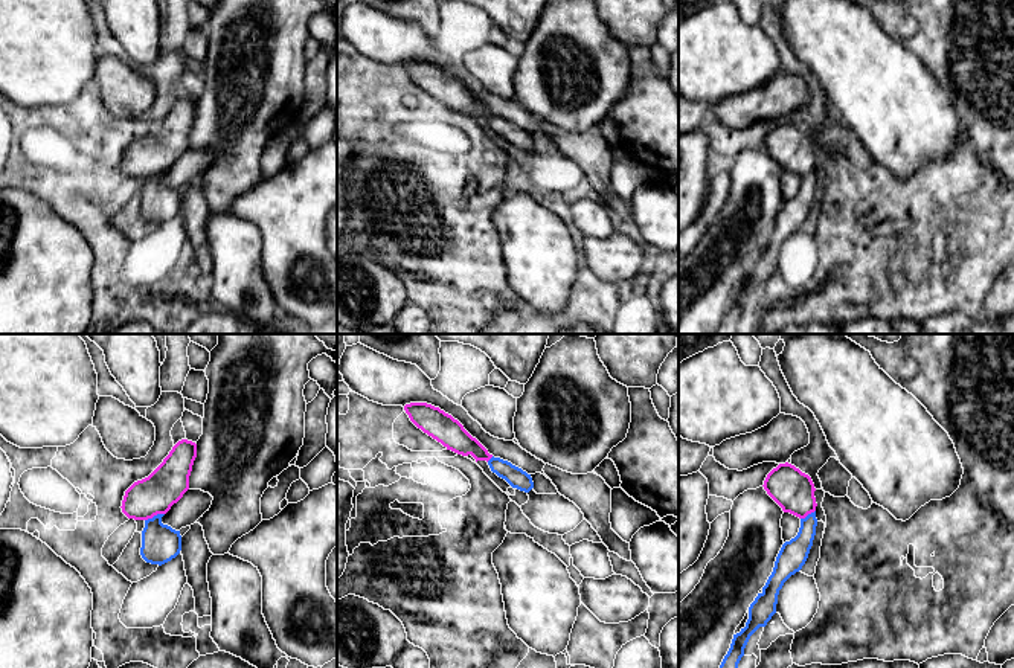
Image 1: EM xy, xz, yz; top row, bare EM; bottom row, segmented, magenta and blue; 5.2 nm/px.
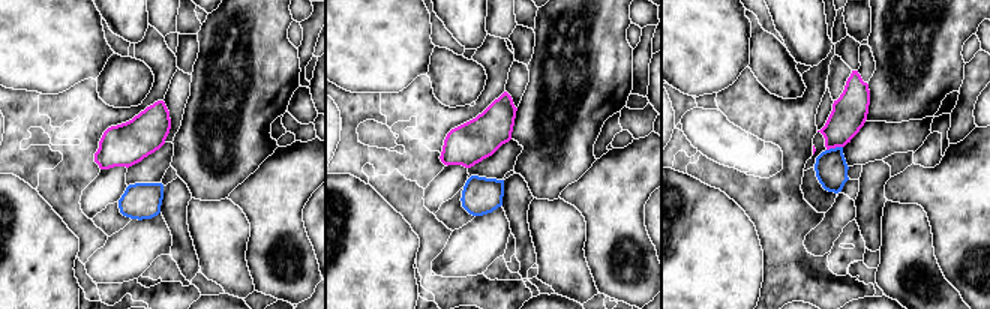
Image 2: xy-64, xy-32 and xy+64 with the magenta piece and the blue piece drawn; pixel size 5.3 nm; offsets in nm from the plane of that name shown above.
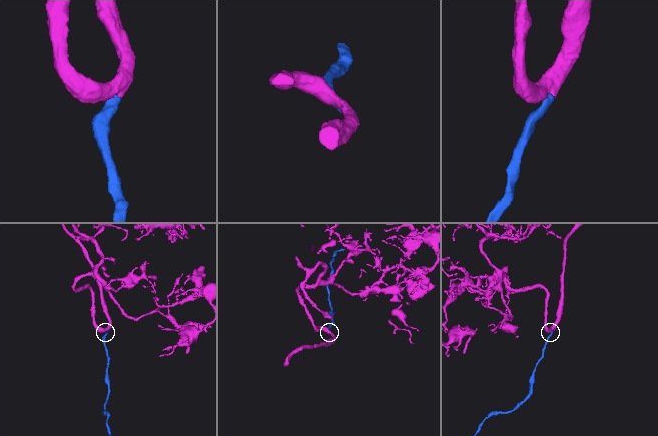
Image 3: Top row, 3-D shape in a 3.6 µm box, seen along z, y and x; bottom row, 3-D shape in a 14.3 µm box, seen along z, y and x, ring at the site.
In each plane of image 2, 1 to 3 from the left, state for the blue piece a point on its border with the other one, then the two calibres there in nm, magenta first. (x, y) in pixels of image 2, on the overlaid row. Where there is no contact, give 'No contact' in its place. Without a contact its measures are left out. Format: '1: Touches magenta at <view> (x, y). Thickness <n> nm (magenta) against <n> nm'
1: No contact
2: No contact
3: Touches magenta at xy+64 (834, 147). Thickness 190 nm (magenta) against 180 nm

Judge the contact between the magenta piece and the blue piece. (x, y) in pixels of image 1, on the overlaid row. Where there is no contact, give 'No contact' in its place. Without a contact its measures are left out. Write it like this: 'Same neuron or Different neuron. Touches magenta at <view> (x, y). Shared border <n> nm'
Same neuron. Touches magenta at xy (154, 514). Shared border 110 nm

